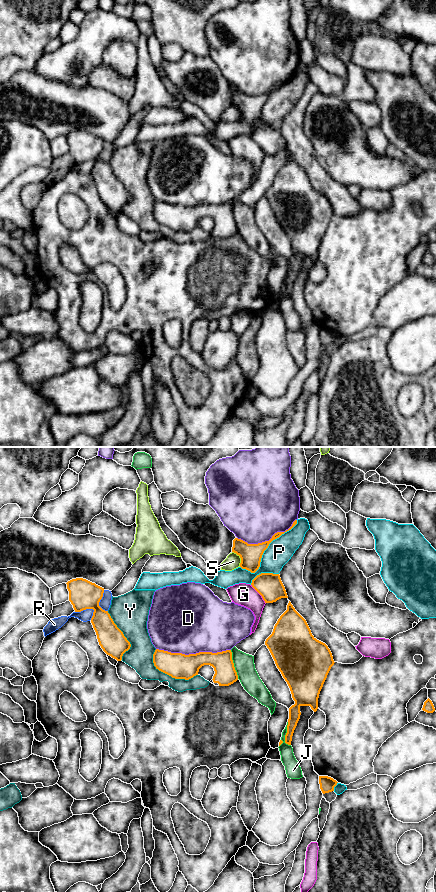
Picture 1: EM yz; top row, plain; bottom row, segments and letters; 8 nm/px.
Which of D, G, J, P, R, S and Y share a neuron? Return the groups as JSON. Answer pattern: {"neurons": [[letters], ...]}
{"neurons": [["D"], ["G"], ["J"], ["P"], ["R"], ["S"], ["Y"]]}

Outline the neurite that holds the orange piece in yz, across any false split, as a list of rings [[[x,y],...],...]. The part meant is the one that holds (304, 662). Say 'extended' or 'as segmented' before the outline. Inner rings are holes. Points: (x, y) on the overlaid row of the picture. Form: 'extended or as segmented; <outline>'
as segmented; [[[290,601],[265,645],[295,701],[289,708],[285,735],[285,743],[291,745],[301,715],[300,707],[310,706],[317,711],[320,691],[335,662],[328,646],[312,635],[306,620]]]

